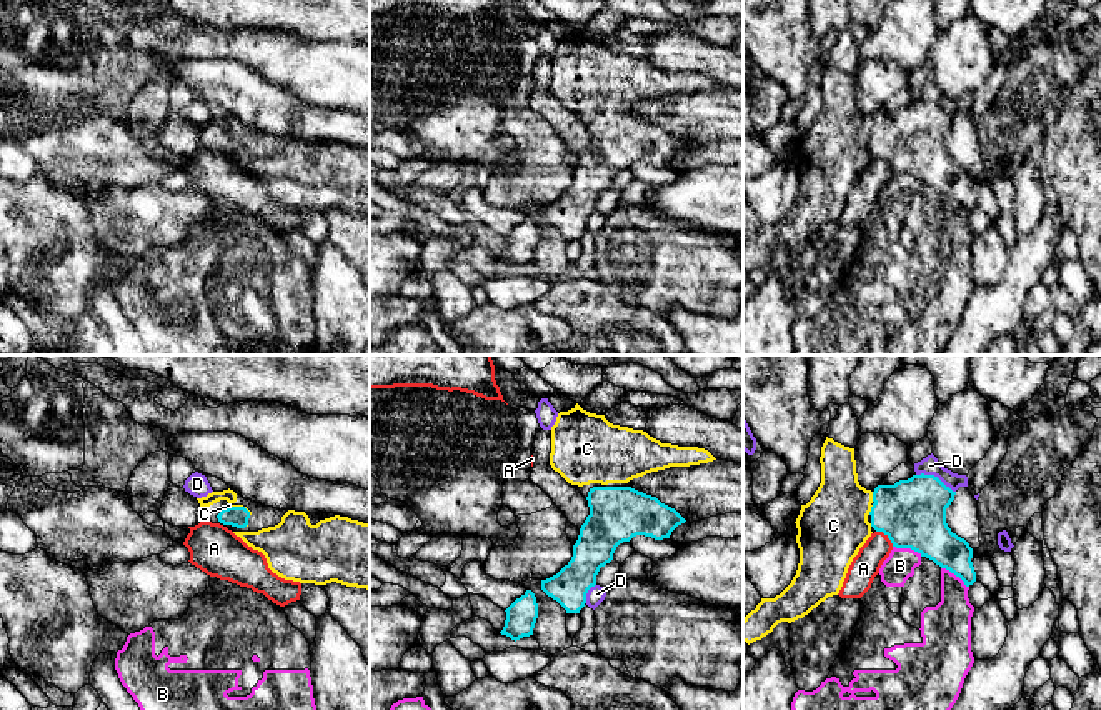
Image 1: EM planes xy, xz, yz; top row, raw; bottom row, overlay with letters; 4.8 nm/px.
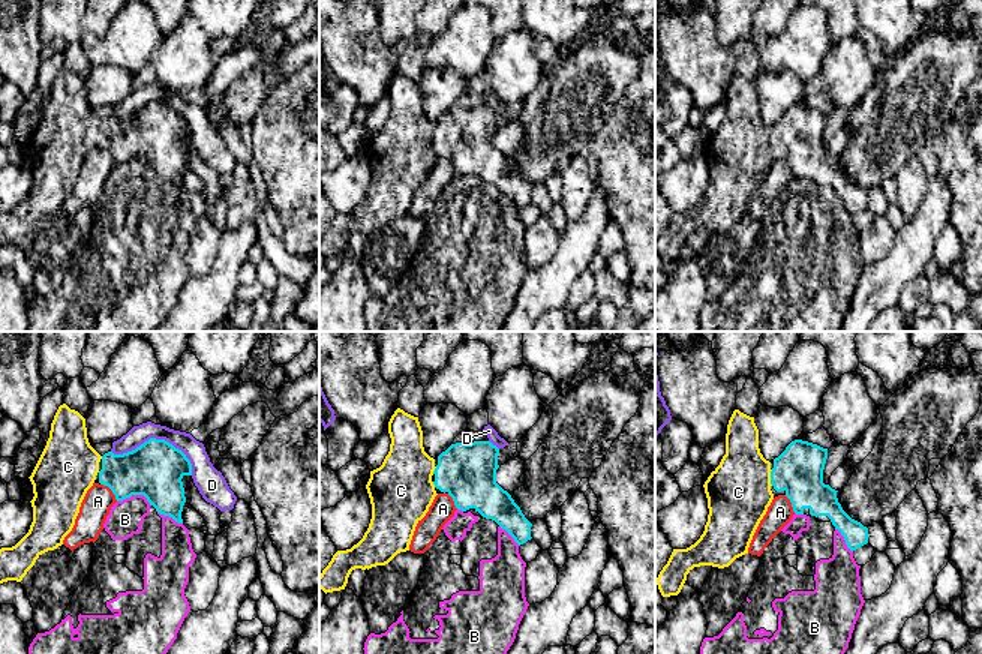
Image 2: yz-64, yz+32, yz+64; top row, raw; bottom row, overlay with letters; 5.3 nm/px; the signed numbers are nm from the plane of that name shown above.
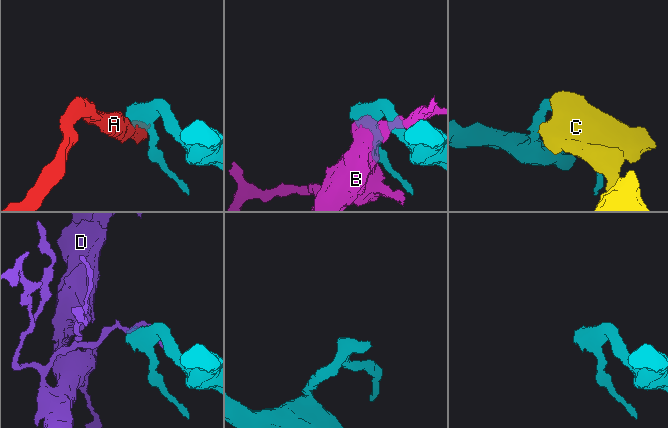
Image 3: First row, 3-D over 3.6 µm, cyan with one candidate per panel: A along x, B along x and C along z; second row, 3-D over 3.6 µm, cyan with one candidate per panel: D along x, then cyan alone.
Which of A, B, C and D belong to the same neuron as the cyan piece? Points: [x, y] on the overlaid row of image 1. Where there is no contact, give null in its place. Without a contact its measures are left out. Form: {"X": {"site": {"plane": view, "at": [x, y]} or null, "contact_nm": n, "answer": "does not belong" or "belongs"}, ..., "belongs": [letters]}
{"A": {"site": {"plane": "yz", "at": [888, 537]}, "contact_nm": 120, "answer": "does not belong"}, "B": {"site": {"plane": "yz", "at": [908, 547]}, "contact_nm": 150, "answer": "does not belong"}, "C": {"site": {"plane": "yz", "at": [873, 497]}, "contact_nm": 50, "answer": "belongs"}, "D": {"site": {"plane": "yz", "at": [936, 477]}, "contact_nm": 220, "answer": "does not belong"}, "belongs": ["C"]}

